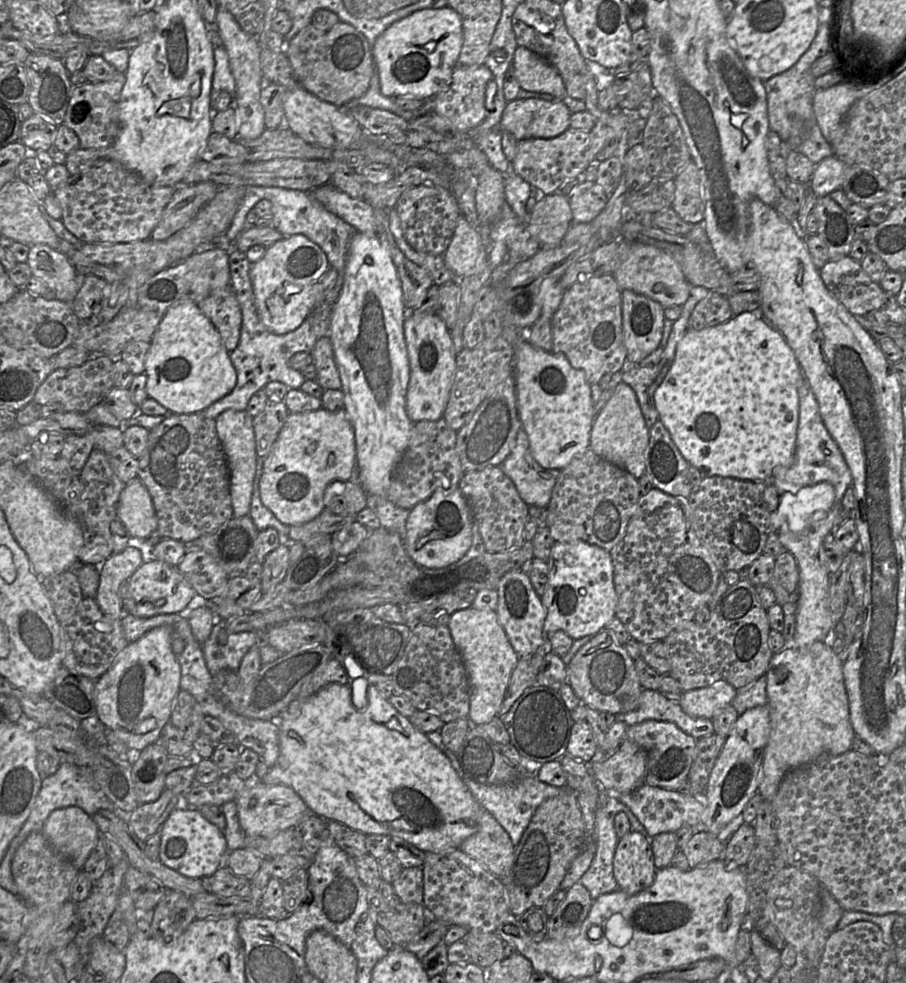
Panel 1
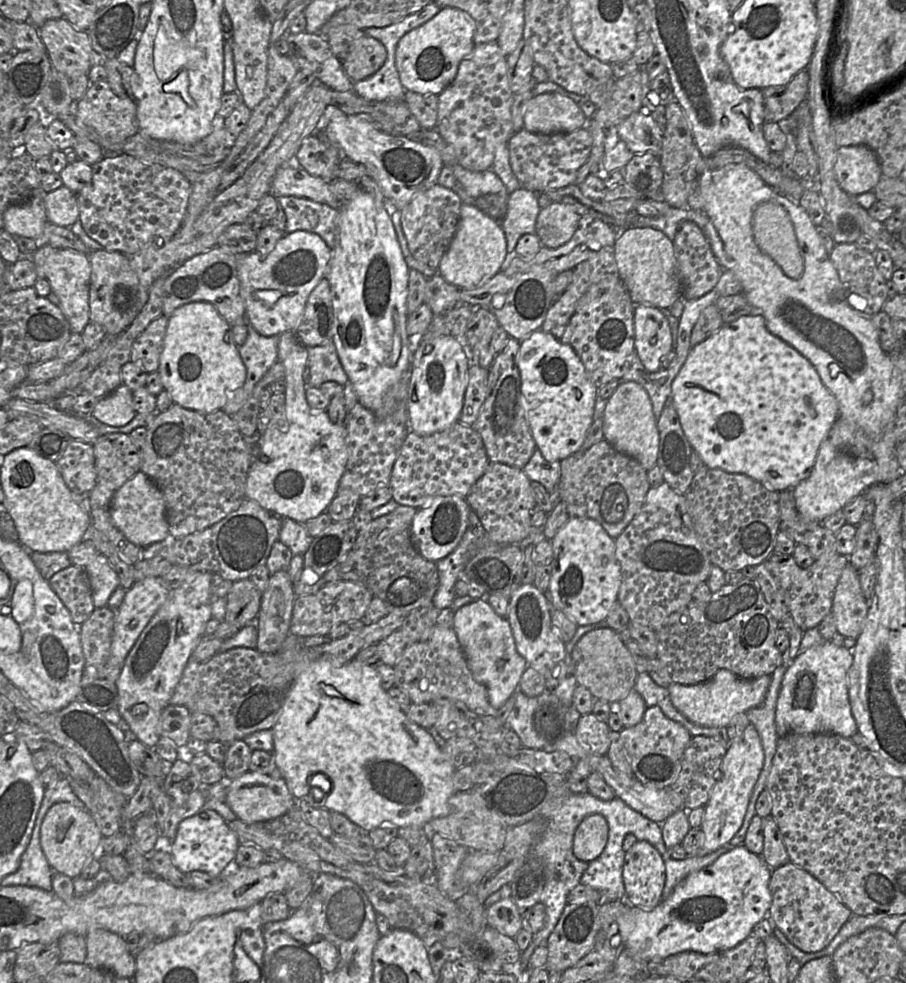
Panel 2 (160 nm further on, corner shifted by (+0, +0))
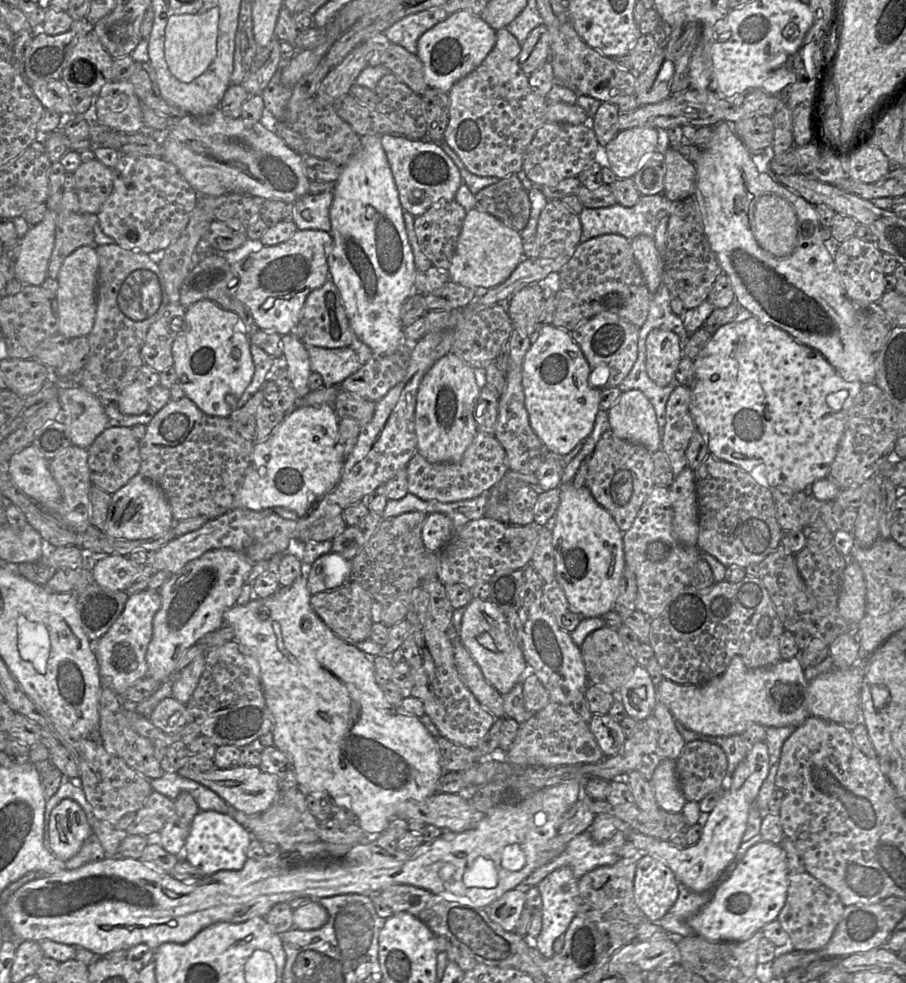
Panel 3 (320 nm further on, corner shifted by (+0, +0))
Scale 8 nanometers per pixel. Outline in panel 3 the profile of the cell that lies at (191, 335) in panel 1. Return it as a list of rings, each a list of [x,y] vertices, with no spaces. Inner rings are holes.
[[[207,299],[189,306],[184,326],[172,344],[173,367],[185,396],[207,415],[229,417],[253,378],[255,367],[250,345],[249,336],[235,312]]]

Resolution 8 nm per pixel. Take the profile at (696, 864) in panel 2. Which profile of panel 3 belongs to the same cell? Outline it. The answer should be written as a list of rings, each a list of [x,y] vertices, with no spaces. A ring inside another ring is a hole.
[[[679,883],[678,888],[679,895],[676,902],[660,920],[656,921],[677,940],[695,934],[688,921],[711,900],[715,889],[697,892],[682,883]]]

